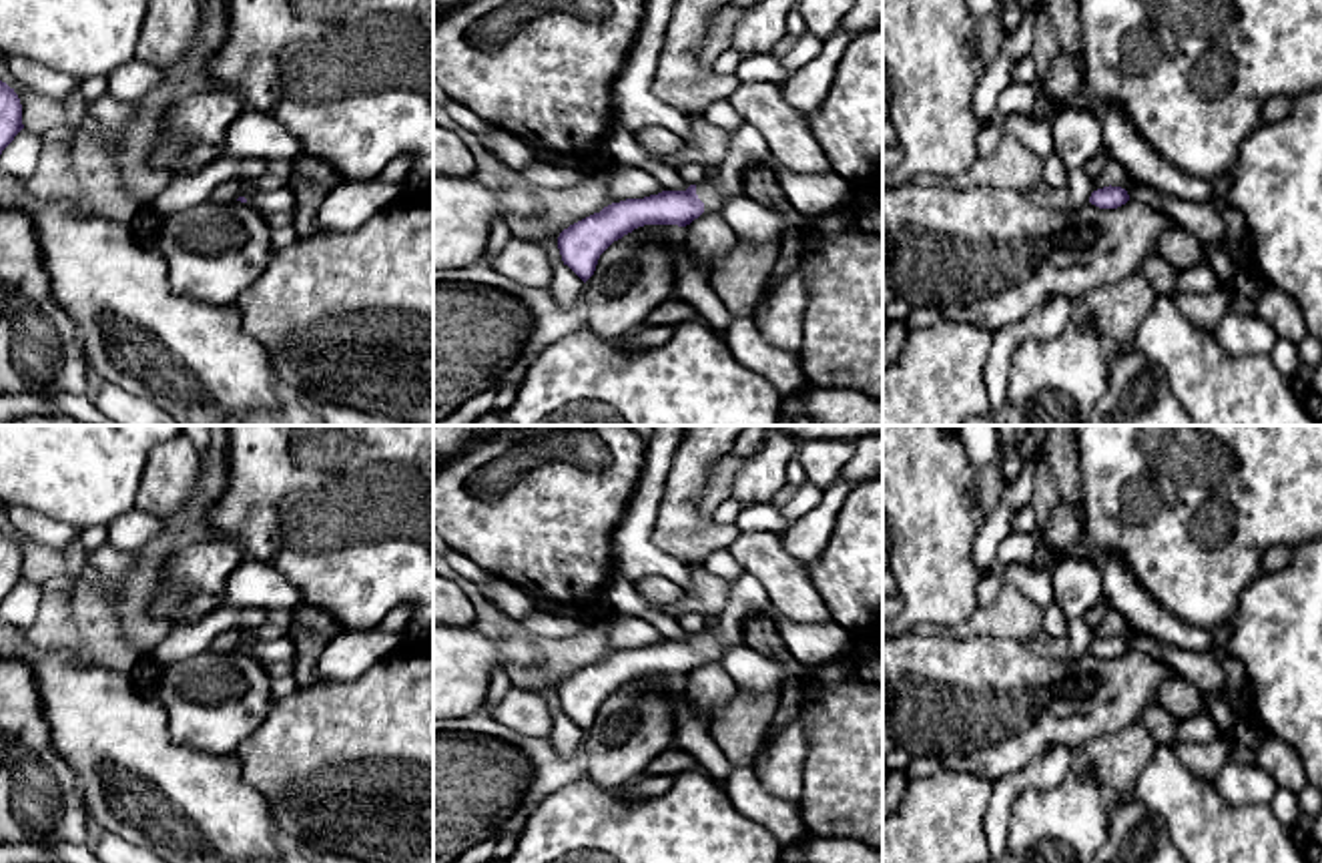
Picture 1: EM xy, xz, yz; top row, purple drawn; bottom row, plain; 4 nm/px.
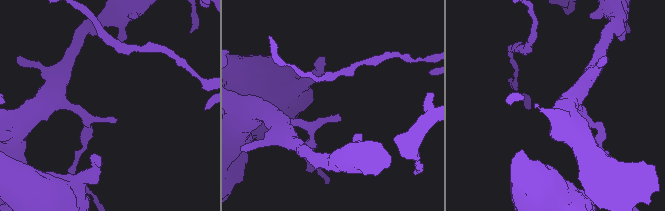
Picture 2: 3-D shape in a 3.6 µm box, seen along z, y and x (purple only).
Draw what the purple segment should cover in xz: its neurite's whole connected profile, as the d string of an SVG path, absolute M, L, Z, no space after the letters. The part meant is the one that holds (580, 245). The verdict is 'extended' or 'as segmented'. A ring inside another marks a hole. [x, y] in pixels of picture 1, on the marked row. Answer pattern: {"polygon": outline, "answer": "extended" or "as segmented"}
{"polygon": "M750 124L730 132L726 159L716 175L686 191L662 191L644 199L626 199L604 207L558 237L558 249L568 265L584 283L594 275L600 255L618 239L644 225L686 227L702 213L722 211L726 197L742 193L742 177L762 165L774 171L788 203L804 217L843 207L857 187L837 173L798 175L784 169L770 157L766 138Z", "answer": "extended"}

